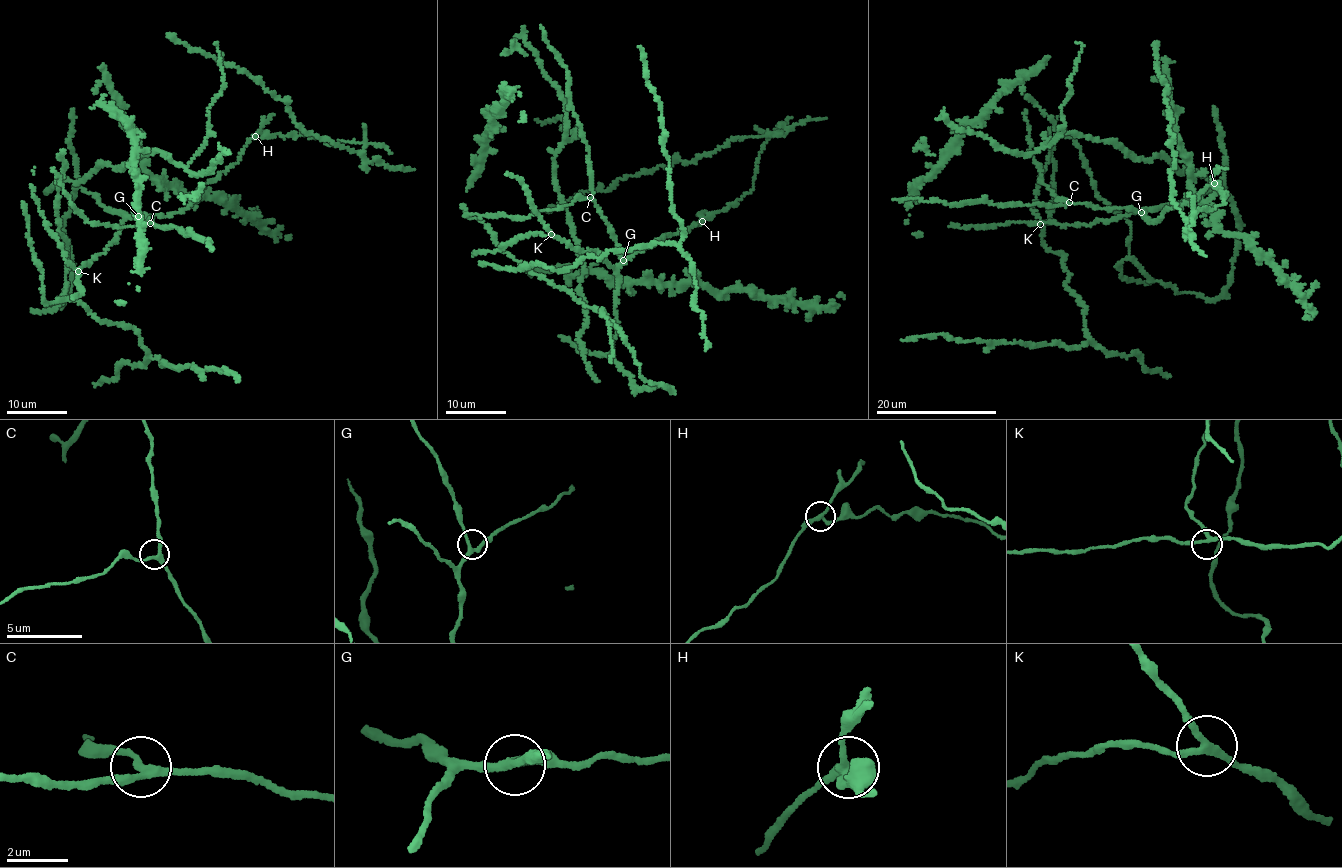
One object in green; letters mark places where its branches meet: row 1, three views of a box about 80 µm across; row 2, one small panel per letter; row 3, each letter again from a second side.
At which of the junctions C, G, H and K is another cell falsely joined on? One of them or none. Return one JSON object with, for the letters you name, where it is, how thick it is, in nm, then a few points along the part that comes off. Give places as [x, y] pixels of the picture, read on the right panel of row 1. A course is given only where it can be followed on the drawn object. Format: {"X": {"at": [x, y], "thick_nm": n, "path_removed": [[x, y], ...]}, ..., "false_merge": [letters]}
{"H": {"at": [1214, 183], "thick_nm": 220, "path_removed": [[1214, 182], [1226, 194], [1223, 205], [1186, 220], [1171, 200], [1173, 139], [1167, 86], [1156, 66], [1157, 42]]}, "false_merge": ["H"]}

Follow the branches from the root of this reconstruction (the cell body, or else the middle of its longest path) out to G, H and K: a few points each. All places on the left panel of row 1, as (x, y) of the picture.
G: (115, 240), (123, 221), (138, 216)
H: (115, 240), (127, 218), (163, 216), (186, 208), (207, 182), (234, 164), (248, 141), (255, 136)
K: (115, 240), (104, 252), (97, 254), (78, 271)

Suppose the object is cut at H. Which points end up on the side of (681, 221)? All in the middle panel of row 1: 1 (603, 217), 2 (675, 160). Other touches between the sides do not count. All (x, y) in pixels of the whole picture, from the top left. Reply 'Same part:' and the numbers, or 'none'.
Same part: 1

